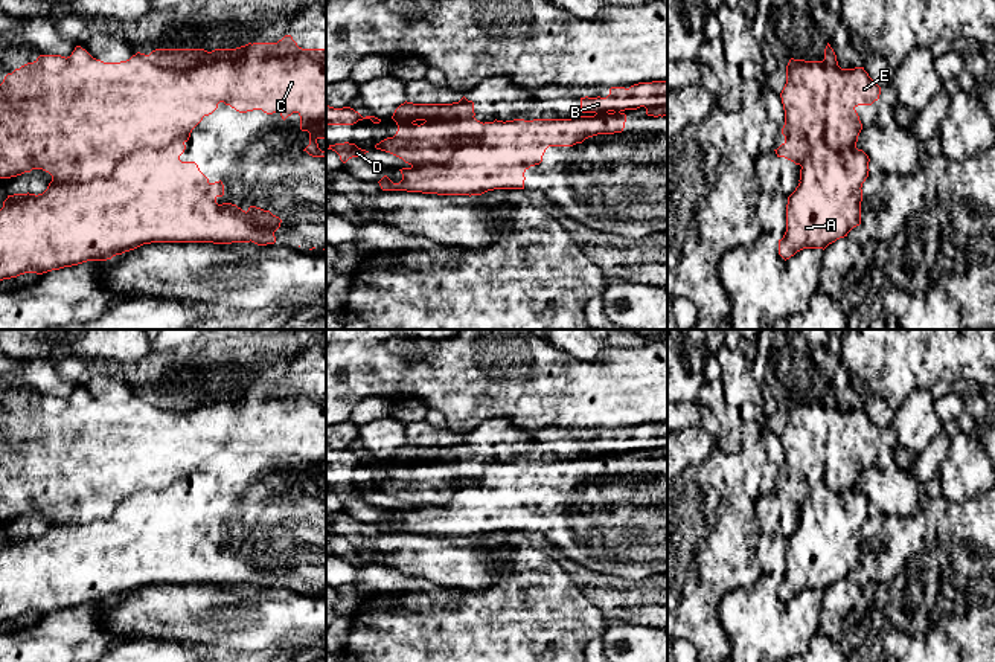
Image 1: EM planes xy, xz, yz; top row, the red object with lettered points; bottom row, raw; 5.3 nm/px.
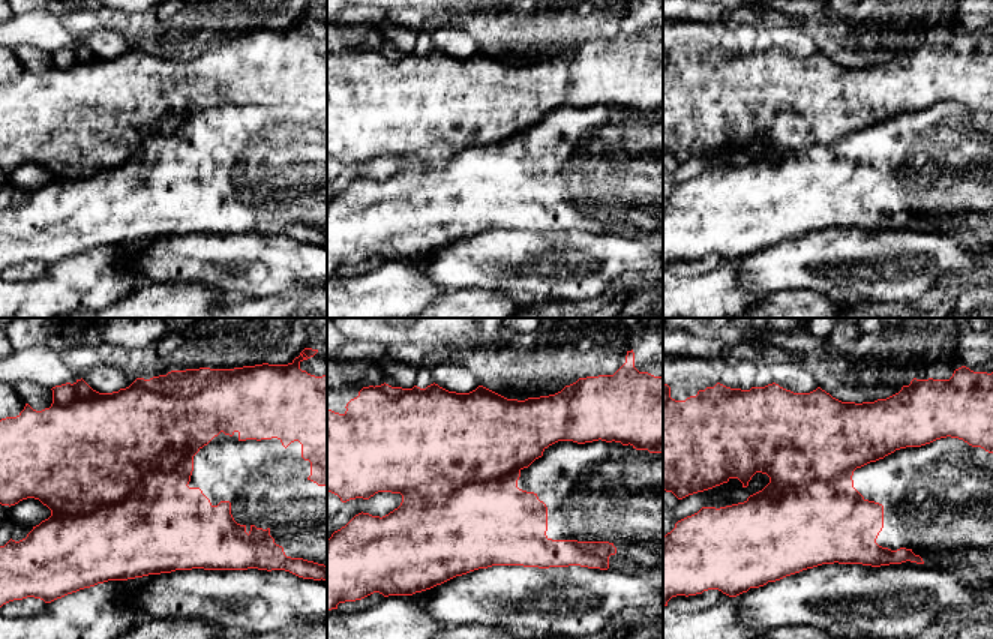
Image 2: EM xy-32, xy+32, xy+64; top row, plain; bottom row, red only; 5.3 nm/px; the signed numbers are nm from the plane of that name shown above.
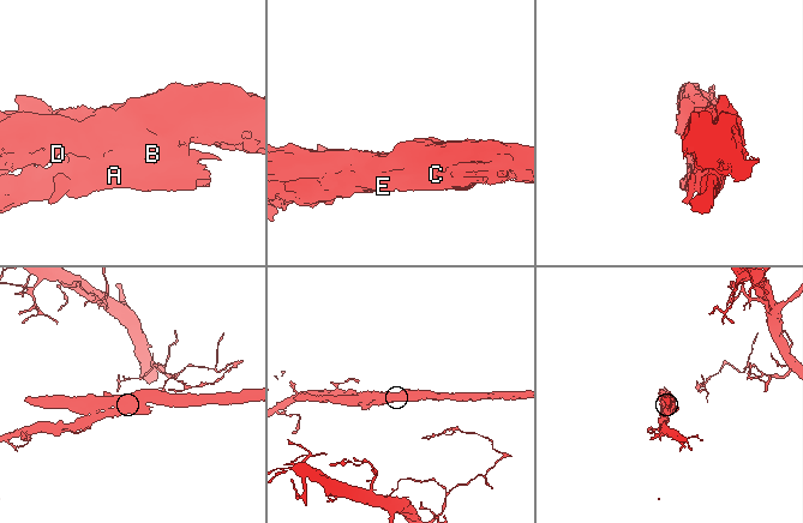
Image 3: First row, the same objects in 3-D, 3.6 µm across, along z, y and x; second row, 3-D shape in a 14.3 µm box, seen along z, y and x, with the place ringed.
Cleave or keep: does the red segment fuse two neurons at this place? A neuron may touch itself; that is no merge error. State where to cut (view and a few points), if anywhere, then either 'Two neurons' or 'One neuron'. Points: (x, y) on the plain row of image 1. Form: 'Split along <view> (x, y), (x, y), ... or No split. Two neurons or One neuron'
Split along xy (207, 523), (156, 527), (136, 494), (70, 545), (28, 543). Two neurons

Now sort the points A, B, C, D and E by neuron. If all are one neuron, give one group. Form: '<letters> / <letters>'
A / B C D E

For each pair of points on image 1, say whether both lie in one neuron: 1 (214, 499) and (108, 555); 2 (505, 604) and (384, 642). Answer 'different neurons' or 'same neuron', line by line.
1: same neuron
2: same neuron

